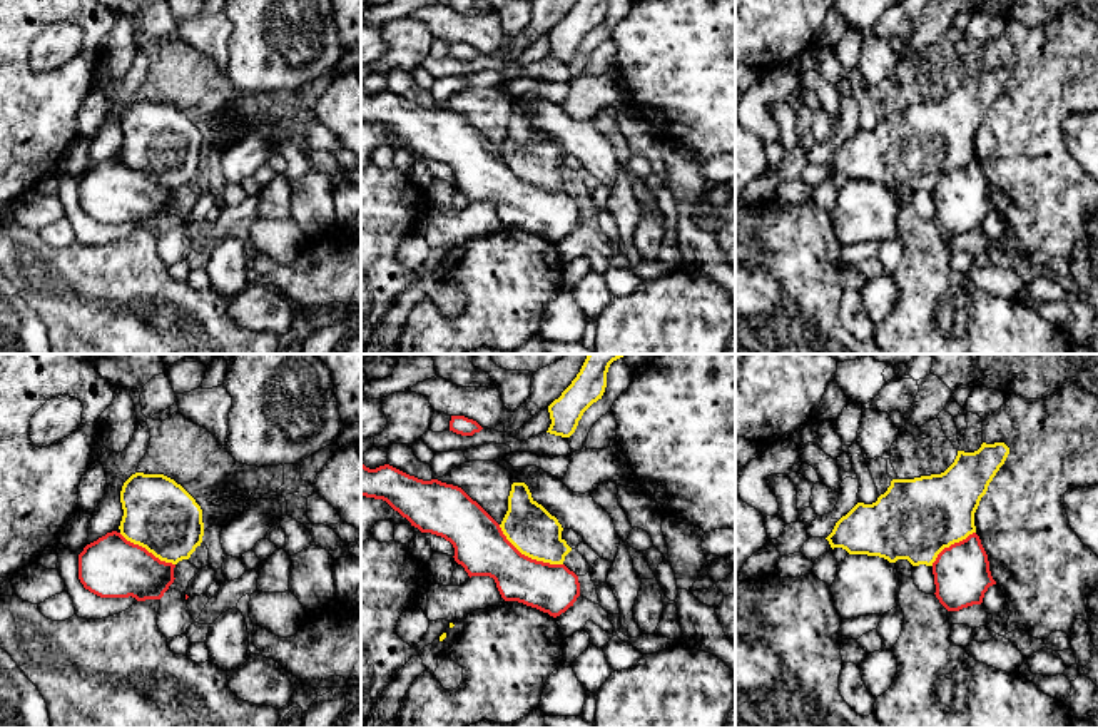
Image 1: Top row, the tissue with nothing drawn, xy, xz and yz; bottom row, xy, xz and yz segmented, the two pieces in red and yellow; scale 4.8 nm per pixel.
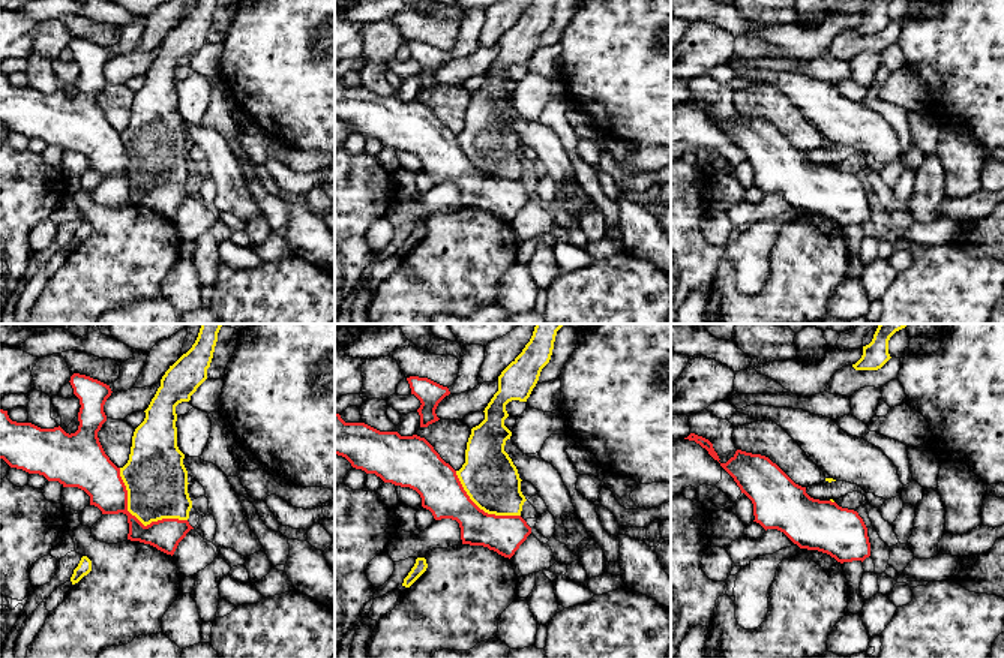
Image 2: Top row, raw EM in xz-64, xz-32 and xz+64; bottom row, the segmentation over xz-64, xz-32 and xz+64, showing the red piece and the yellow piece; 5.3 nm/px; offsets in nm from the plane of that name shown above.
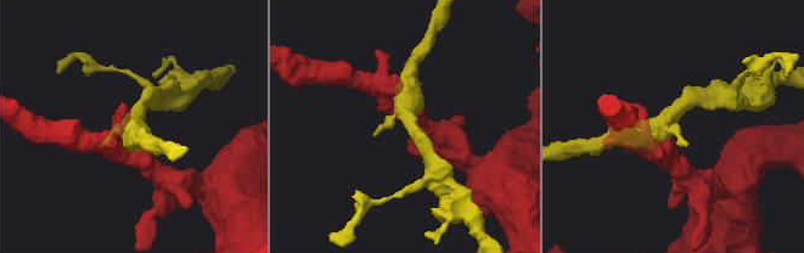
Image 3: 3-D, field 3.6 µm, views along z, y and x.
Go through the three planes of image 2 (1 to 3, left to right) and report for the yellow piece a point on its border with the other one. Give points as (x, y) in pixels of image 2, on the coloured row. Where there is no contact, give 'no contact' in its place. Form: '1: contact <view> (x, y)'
1: contact xz-64 (135, 517)
2: contact xz-32 (482, 510)
3: contact xz+64 (830, 501)

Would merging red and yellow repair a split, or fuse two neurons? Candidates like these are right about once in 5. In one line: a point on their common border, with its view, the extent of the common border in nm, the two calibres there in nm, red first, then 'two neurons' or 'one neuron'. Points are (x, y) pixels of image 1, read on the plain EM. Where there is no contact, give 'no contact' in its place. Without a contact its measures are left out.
contact xz (527, 182); length 360 nm; calibres 260 and 240 nm; two neurons

